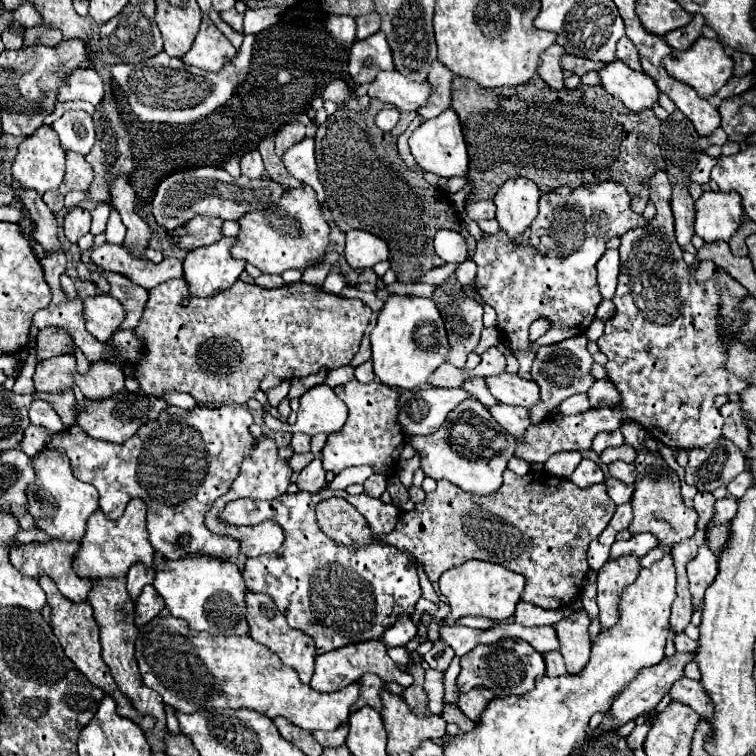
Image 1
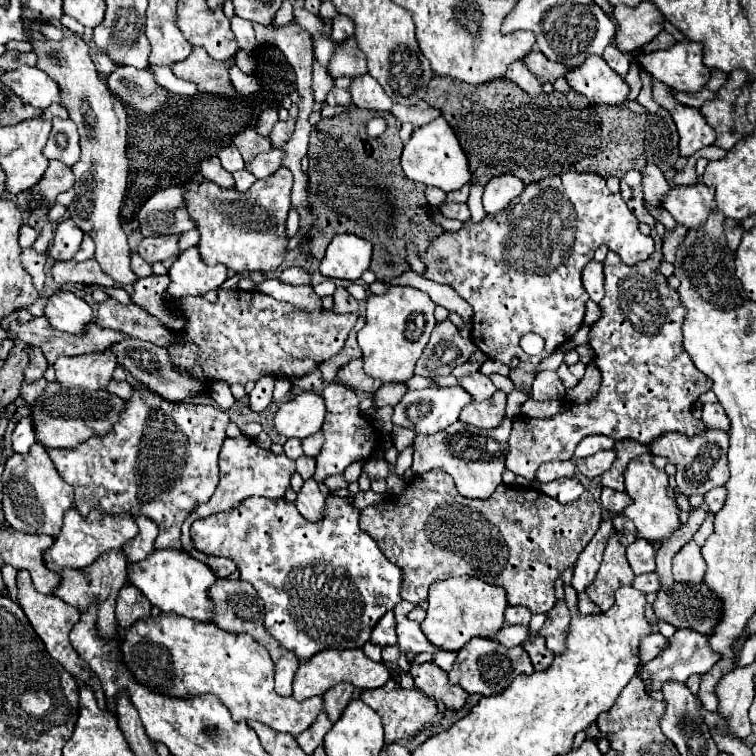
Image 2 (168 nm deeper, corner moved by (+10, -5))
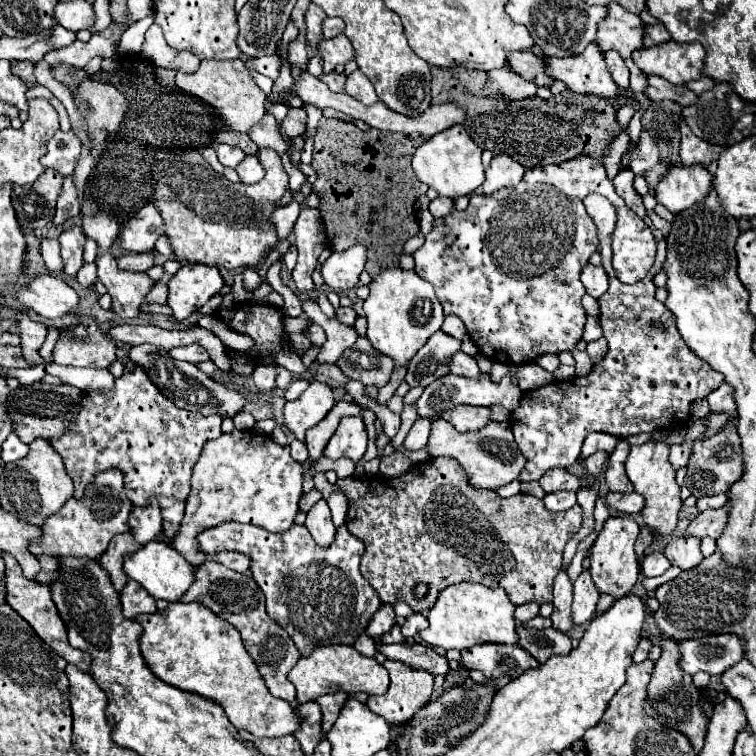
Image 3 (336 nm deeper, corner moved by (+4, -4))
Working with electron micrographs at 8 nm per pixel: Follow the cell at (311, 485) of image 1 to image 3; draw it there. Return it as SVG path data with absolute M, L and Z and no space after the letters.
M318 501L310 511L308 511L308 517L306 517L306 529L310 531L312 539L316 541L316 545L320 547L328 547L332 545L334 541L334 535L336 535L336 527L332 525L332 517L330 517L330 509L326 505L326 501Z

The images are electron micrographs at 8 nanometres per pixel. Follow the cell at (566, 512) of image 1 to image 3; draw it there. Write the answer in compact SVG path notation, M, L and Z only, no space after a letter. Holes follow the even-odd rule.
M436 457L436 459L428 459L424 463L418 463L418 465L412 465L410 471L406 475L400 475L400 477L384 477L380 473L364 473L362 477L346 477L346 479L338 479L336 485L340 487L340 491L346 495L348 499L348 511L346 511L346 527L348 531L358 537L366 551L364 551L364 557L360 559L360 573L362 577L372 585L372 589L376 589L378 597L382 603L396 603L396 601L404 601L414 613L426 613L434 607L436 599L438 599L438 593L442 589L446 589L448 585L454 585L454 583L462 583L462 581L470 581L470 583L480 583L480 585L486 585L486 587L502 587L506 593L508 593L508 599L514 603L514 605L522 605L522 603L550 603L552 601L552 581L556 577L556 573L560 571L560 565L562 565L562 553L564 553L564 545L570 541L570 537L580 529L580 523L582 523L582 507L576 505L568 511L562 511L562 513L552 513L544 507L542 499L536 499L532 495L524 495L524 493L518 493L514 497L508 497L508 499L500 499L498 495L494 495L494 491L486 491L486 489L476 489L472 485L468 485L468 475L464 473L464 469L460 469L458 461L452 461L452 457ZM416 583L426 583L430 587L426 599L412 599L412 587Z

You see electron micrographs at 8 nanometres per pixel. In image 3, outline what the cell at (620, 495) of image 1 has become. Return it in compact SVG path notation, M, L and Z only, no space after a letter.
M608 493L608 507L624 515L636 515L644 509L644 497L638 493Z

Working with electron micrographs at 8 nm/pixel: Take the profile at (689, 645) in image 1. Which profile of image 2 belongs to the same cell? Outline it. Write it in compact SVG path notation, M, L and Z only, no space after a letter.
M650 634L650 636L646 636L644 640L642 640L642 644L640 644L640 660L642 660L642 664L646 664L648 660L652 660L662 648L666 648L670 644L670 640L666 638L666 636L662 636L662 634Z

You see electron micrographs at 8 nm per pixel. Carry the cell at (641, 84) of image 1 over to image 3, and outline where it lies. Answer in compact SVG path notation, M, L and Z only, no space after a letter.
M596 43L588 45L588 47L584 49L584 53L580 53L578 57L544 57L544 55L540 55L540 57L544 59L546 73L548 73L552 79L562 81L562 83L564 83L570 91L574 91L574 93L600 95L600 97L606 97L606 99L612 99L612 97L616 97L616 95L618 95L618 87L616 87L616 83L612 81L612 77L610 77L610 73L608 73L608 67L606 67L606 63L604 63L604 55L598 51L598 45L596 45Z

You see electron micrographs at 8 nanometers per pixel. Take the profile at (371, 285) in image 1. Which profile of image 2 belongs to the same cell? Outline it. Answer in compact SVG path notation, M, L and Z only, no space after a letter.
M336 288L334 294L334 312L356 312L358 310L358 300L350 296L346 288Z

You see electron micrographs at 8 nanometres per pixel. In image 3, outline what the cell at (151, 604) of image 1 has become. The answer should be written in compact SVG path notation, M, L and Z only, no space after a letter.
M132 579L122 589L120 601L122 601L122 613L128 619L134 619L136 615L142 615L142 613L156 613L156 599L152 599L148 591L144 591L140 583Z

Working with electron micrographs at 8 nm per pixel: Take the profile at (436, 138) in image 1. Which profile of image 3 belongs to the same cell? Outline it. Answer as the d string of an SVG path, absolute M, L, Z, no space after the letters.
M454 125L422 143L412 157L412 167L418 179L430 189L438 191L438 195L456 199L474 193L484 183L484 167L480 163L480 153L482 149L472 141L472 137L468 137L466 129L462 125Z

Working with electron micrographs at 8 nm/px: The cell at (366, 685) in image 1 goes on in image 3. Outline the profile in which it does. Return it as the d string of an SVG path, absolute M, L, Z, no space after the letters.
M334 693L334 695L322 695L316 699L316 703L320 705L322 711L322 731L328 733L330 727L334 725L334 721L338 719L338 713L342 709L342 705L346 703L348 695L346 693Z

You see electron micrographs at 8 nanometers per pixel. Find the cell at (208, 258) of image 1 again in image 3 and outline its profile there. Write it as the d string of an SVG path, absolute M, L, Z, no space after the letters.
M192 263L182 265L178 269L178 273L168 281L168 307L172 309L172 319L174 321L188 319L194 311L198 311L202 305L206 305L208 299L214 297L222 287L224 287L224 281L216 267L192 265Z

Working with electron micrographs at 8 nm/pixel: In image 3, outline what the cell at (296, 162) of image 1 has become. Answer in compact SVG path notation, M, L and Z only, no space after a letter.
M246 155L244 161L236 167L238 171L238 177L240 177L240 183L258 183L260 177L264 177L264 167L260 165L260 161L252 155Z

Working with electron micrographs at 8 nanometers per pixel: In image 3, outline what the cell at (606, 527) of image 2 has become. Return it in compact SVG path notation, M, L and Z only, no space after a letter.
M582 573L574 581L574 601L572 601L572 623L574 625L584 625L592 619L596 611L600 593L596 591L596 585L590 579L590 573Z

